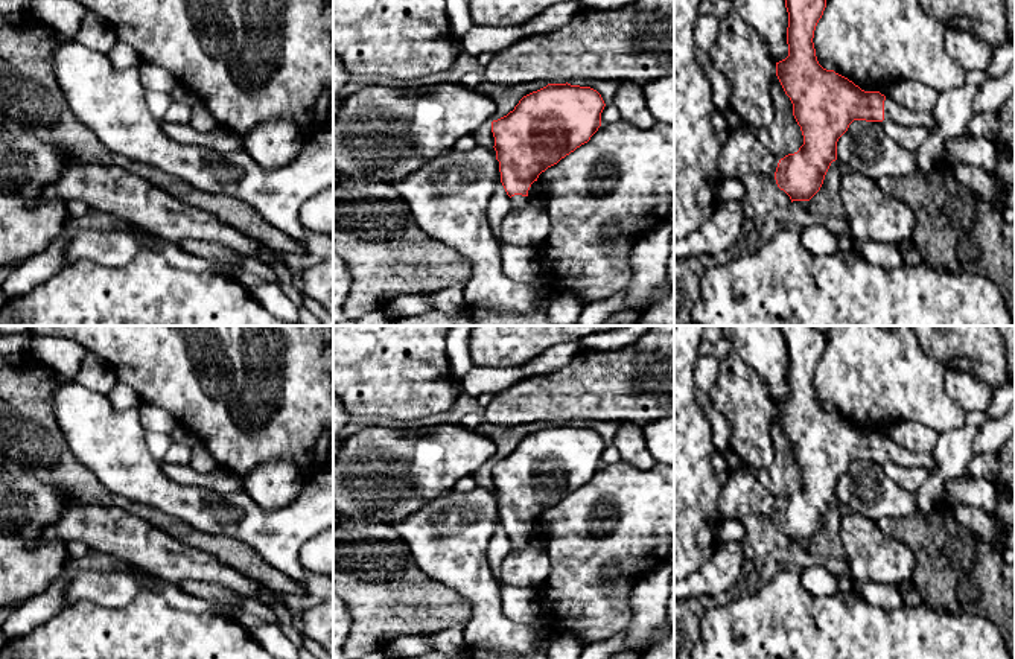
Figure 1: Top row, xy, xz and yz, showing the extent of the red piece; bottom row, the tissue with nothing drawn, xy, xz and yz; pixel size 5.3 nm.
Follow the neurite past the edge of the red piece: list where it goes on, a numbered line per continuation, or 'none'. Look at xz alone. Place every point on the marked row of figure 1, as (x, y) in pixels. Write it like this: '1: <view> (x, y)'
1: xz (518, 201)

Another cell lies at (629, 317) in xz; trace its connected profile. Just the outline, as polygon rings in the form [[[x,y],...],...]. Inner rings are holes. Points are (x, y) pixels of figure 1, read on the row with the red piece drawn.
[[[622,309],[616,314],[612,314],[609,317],[609,320],[615,321],[615,323],[621,323],[621,324],[627,324],[627,326],[633,326],[638,320],[639,320],[639,315],[636,310],[632,310],[632,309]]]

